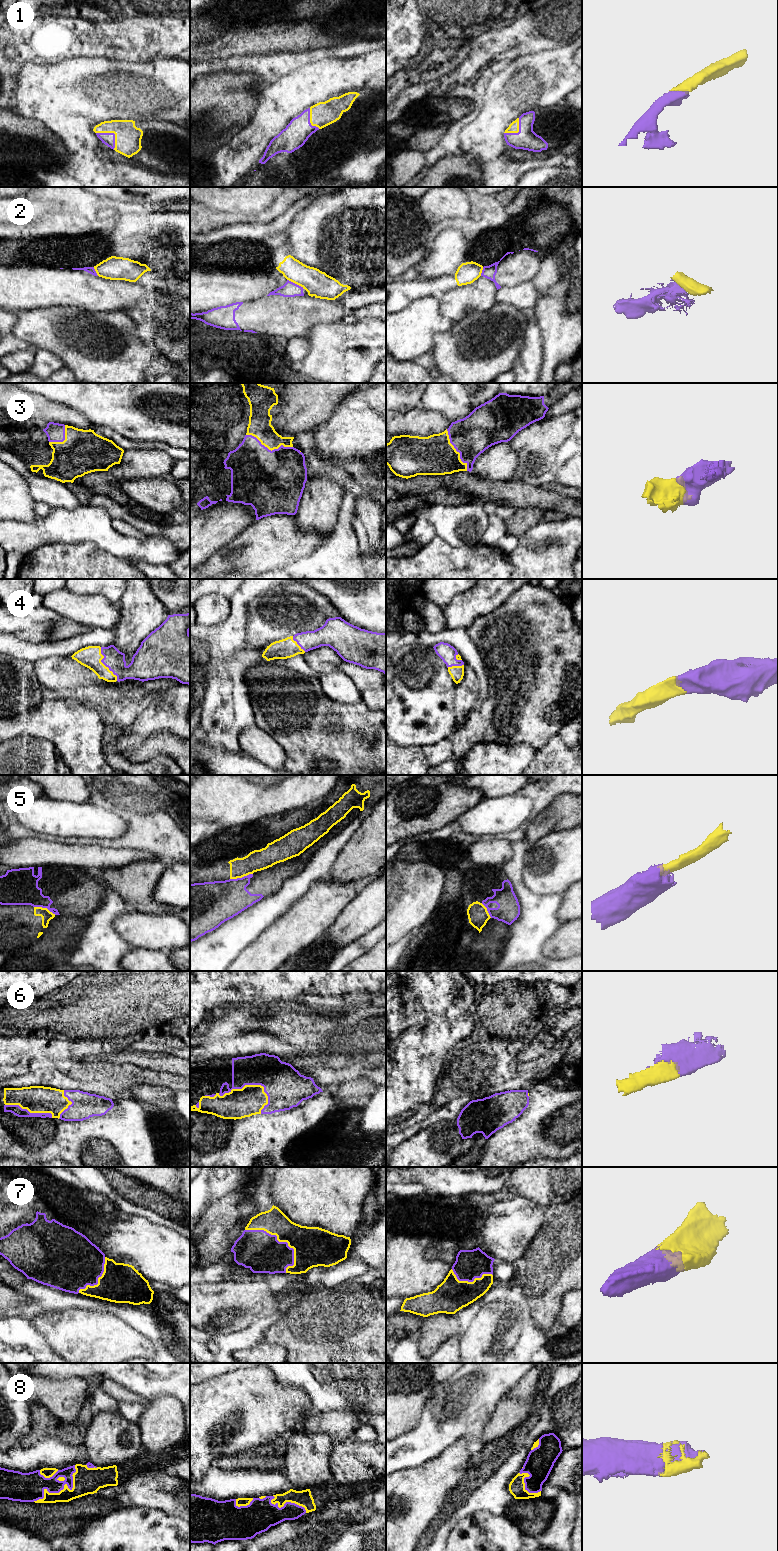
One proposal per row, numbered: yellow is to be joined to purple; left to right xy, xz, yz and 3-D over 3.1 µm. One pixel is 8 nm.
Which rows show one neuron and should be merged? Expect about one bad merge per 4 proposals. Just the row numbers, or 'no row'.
1, 3, 4, 6, 7, 8

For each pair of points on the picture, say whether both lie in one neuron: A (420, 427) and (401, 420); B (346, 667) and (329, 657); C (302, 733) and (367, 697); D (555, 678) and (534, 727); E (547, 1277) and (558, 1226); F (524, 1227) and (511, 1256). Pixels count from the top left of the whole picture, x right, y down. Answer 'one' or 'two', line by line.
A: one
B: two
C: two
D: one
E: one
F: one

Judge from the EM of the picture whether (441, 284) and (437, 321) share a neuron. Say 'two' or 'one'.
two

